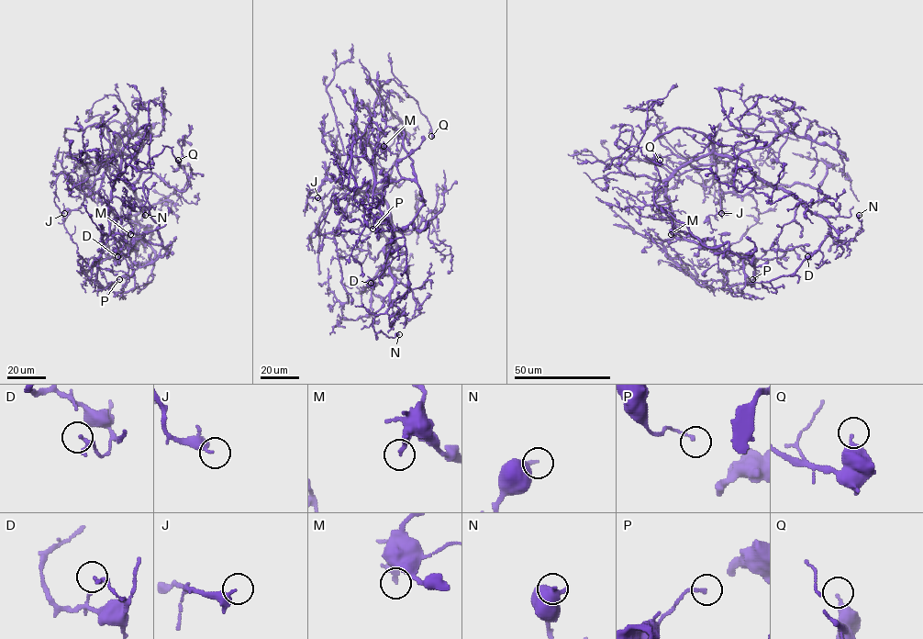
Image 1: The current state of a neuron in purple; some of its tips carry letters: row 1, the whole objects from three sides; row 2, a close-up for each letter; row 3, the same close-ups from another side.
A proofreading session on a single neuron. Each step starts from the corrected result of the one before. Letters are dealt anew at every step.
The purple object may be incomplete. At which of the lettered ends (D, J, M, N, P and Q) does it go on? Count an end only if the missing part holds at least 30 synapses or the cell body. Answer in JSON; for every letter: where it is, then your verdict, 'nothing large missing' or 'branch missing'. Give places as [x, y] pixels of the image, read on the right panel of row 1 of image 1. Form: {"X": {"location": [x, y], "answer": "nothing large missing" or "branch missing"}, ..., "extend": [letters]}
{"D": {"location": [807, 256], "answer": "nothing large missing"}, "J": {"location": [721, 213], "answer": "nothing large missing"}, "M": {"location": [671, 234], "answer": "nothing large missing"}, "N": {"location": [859, 215], "answer": "nothing large missing"}, "P": {"location": [752, 279], "answer": "nothing large missing"}, "Q": {"location": [660, 160], "answer": "nothing large missing"}, "extend": []}

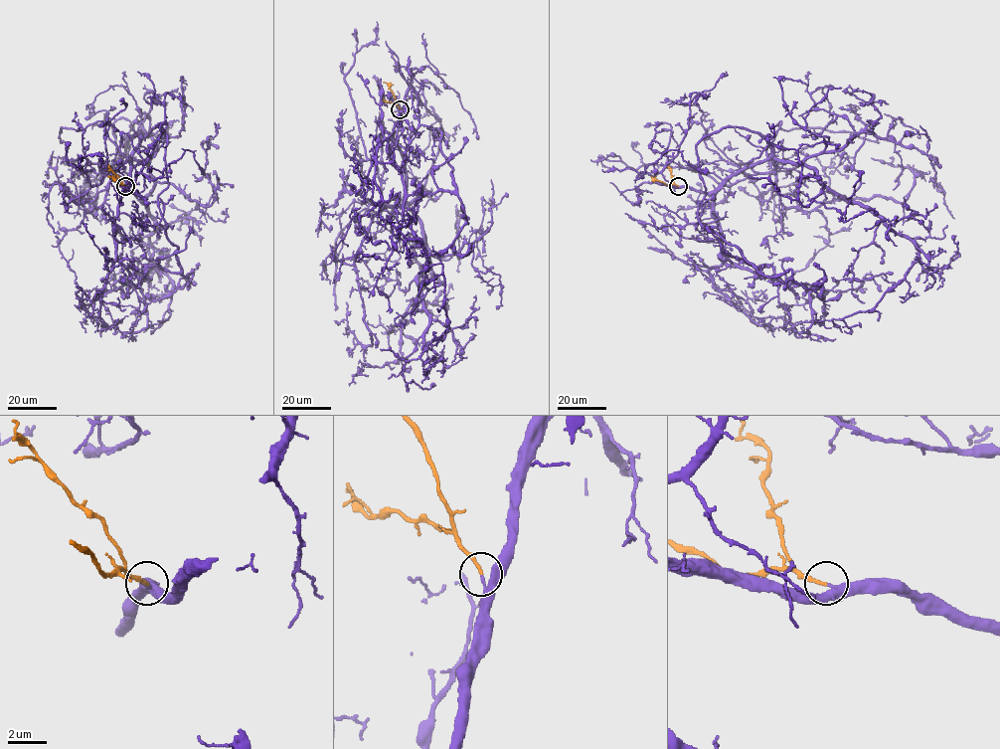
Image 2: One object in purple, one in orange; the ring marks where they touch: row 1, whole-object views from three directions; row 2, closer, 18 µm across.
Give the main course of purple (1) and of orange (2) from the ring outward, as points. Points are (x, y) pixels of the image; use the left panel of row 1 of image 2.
1: (125, 186), (130, 158), (142, 160), (154, 182), (143, 199), (149, 260), (173, 284), (168, 319), (143, 332)
2: (125, 186), (108, 175)

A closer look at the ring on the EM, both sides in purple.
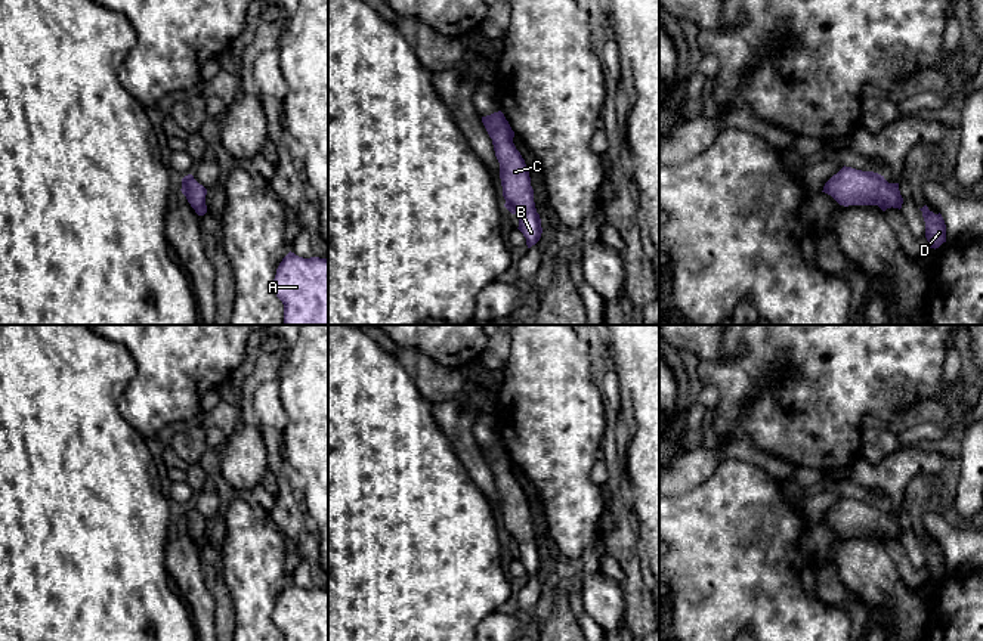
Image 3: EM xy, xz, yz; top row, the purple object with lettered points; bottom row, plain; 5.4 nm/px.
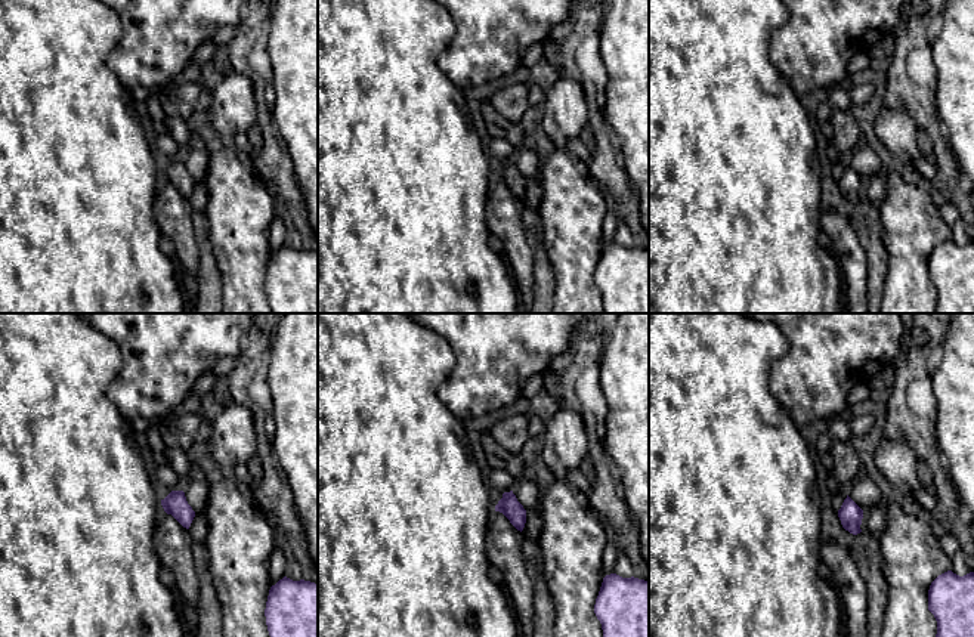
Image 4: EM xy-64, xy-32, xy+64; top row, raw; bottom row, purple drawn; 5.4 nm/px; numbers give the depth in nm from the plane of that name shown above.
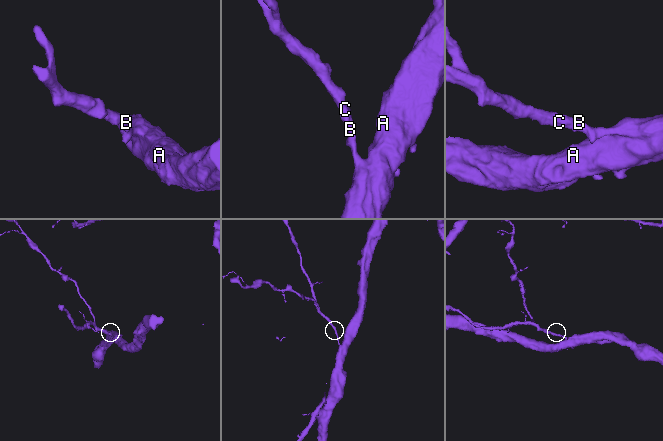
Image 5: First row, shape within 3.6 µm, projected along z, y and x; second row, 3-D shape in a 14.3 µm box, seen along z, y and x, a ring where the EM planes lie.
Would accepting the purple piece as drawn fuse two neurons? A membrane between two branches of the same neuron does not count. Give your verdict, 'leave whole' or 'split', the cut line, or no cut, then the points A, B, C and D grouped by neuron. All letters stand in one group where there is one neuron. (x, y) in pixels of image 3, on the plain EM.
leave whole; cut none; groups A B C D

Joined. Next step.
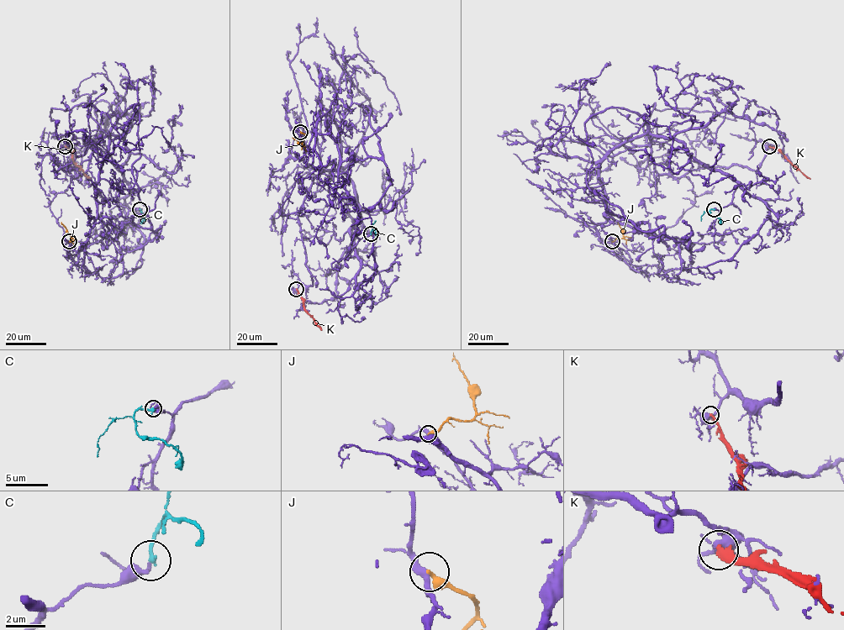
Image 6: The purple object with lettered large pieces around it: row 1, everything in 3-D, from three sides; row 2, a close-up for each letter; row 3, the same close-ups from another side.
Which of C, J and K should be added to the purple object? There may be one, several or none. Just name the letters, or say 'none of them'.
C

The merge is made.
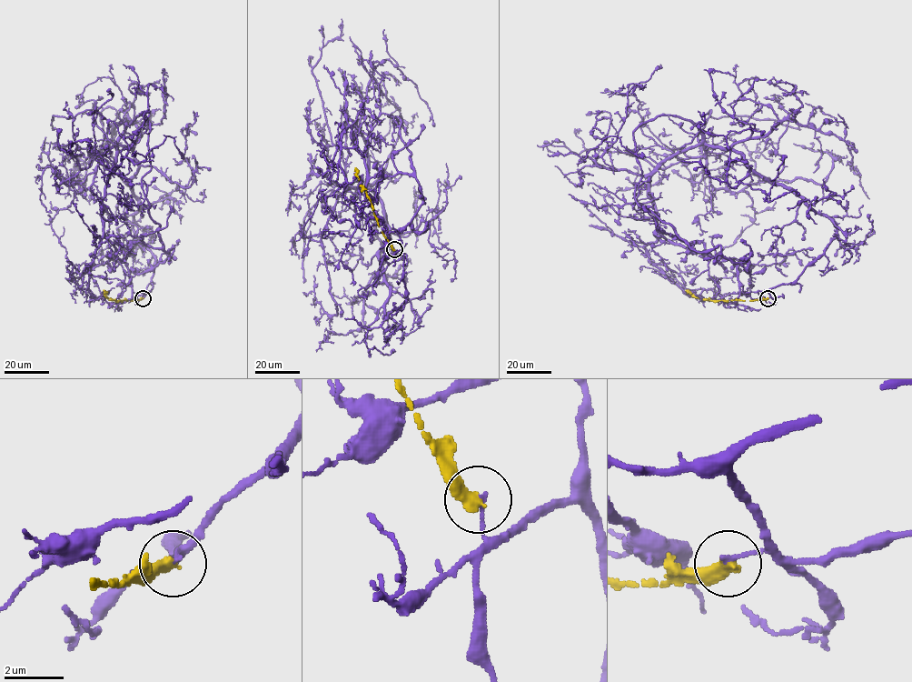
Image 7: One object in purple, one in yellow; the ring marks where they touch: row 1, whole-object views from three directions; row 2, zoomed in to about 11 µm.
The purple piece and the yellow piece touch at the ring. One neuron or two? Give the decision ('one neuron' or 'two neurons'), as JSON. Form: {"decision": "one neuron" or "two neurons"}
{"decision": "two neurons"}

